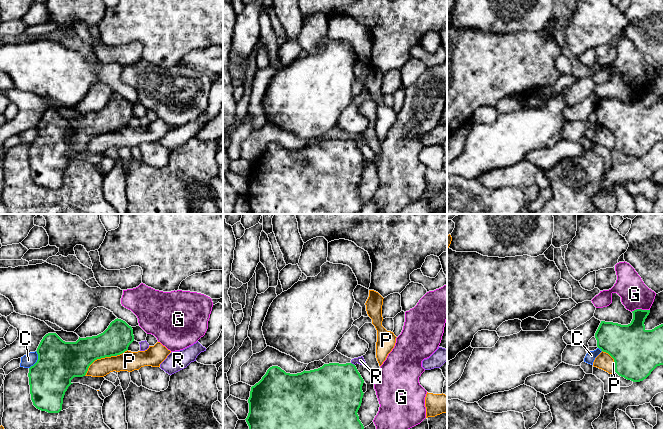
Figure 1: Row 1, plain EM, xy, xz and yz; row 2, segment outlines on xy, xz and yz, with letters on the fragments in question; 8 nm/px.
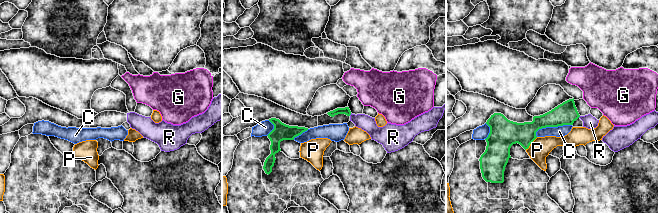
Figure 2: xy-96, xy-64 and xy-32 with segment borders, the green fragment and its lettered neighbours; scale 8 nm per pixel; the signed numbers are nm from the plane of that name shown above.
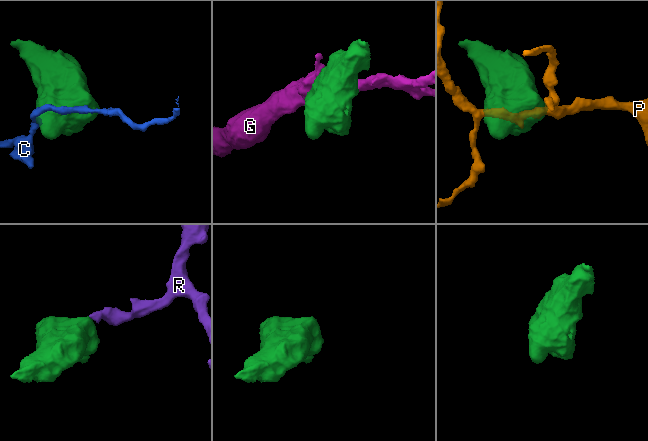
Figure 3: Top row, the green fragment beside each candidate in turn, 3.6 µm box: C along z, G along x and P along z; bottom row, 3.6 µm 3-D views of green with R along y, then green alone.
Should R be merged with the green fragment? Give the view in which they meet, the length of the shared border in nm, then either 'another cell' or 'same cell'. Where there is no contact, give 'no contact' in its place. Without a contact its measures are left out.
meets green in xz; contact 40 nm long; another cell

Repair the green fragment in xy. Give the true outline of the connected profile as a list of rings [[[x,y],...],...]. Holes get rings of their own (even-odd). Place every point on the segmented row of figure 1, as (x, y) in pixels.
[[[115,319],[101,334],[80,338],[76,342],[65,342],[56,333],[48,333],[41,340],[38,348],[38,360],[29,368],[29,385],[33,405],[48,413],[62,410],[63,398],[74,377],[86,375],[89,366],[97,359],[116,356],[128,350],[134,341],[133,329],[125,321]]]

